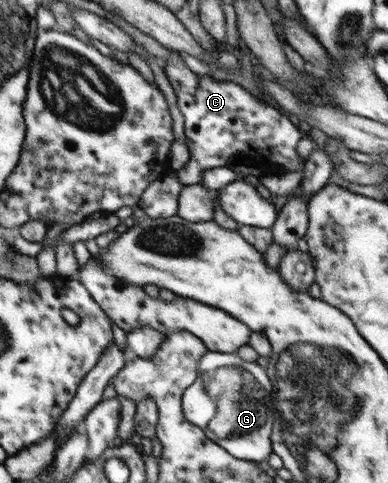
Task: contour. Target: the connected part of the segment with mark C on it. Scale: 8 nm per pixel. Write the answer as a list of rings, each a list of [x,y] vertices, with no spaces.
[[[178,55],[172,56],[168,62],[163,63],[163,70],[165,70],[165,74],[174,89],[176,94],[176,100],[178,108],[181,110],[182,114],[184,115],[184,128],[185,128],[185,136],[187,140],[187,145],[190,151],[190,159],[189,161],[180,169],[176,170],[176,174],[178,175],[179,181],[183,185],[190,185],[190,184],[198,184],[203,181],[203,174],[210,170],[211,168],[220,168],[226,167],[229,164],[229,160],[231,158],[238,158],[239,160],[245,160],[245,164],[250,166],[255,166],[256,168],[260,168],[259,175],[270,175],[270,174],[279,174],[283,172],[296,172],[297,170],[301,170],[305,165],[305,160],[298,154],[297,146],[299,140],[302,138],[300,134],[299,128],[294,125],[288,117],[282,115],[278,109],[273,106],[268,105],[266,102],[262,102],[260,99],[257,99],[255,96],[250,94],[250,91],[243,86],[240,86],[238,83],[232,81],[216,81],[212,79],[209,75],[200,76],[195,74],[194,72],[188,69],[186,62],[182,59],[182,57]]]

